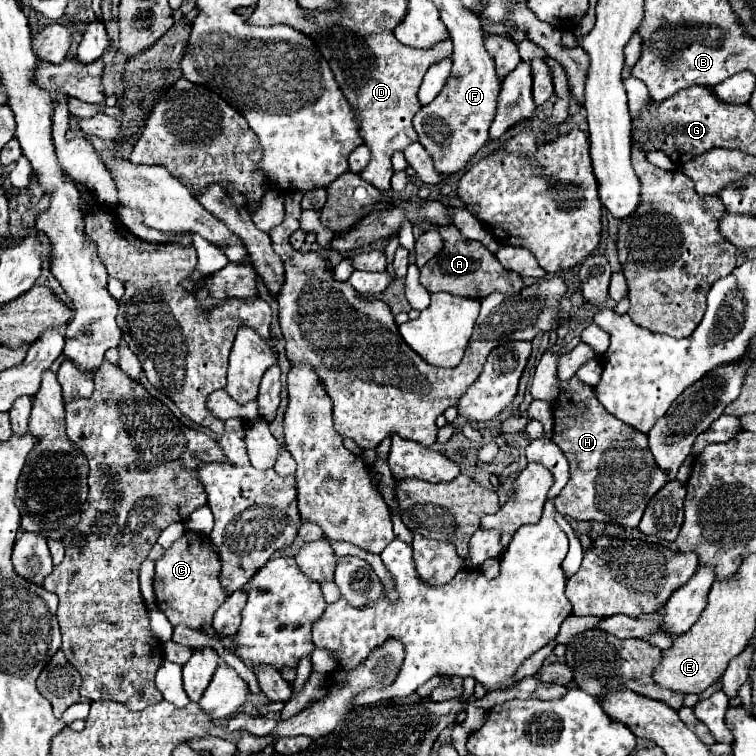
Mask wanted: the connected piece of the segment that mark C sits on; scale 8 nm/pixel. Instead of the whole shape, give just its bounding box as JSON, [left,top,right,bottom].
[154,532,226,628]

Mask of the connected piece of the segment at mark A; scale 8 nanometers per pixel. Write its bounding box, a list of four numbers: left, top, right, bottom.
[420,226,524,300]

